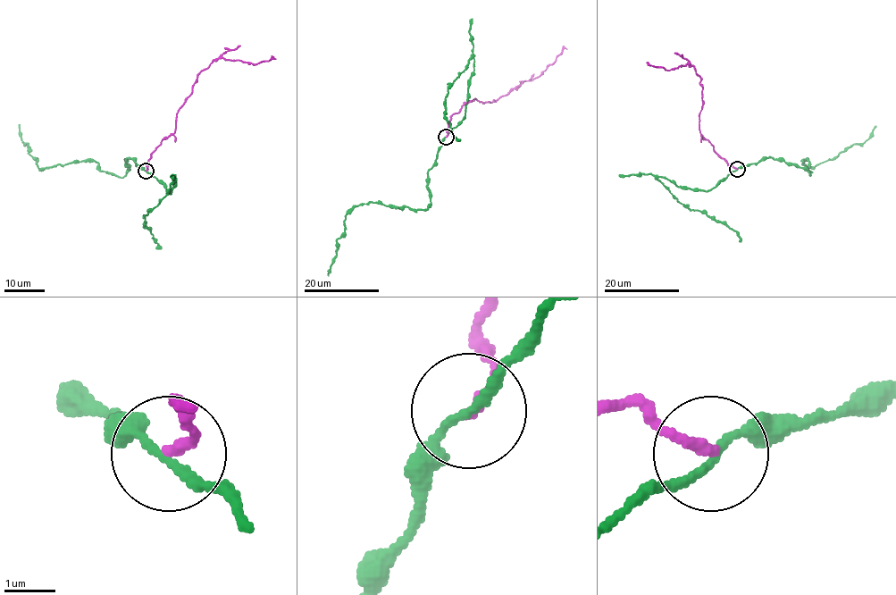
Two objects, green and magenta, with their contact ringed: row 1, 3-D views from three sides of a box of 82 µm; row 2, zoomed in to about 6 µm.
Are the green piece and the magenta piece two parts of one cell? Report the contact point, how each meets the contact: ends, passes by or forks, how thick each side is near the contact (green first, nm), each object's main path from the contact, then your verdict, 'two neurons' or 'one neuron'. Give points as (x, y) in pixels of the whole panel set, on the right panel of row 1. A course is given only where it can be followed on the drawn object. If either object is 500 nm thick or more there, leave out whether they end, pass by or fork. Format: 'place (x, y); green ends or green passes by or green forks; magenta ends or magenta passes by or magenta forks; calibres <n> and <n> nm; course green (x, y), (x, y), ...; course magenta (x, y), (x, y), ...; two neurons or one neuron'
place (737, 169); green passes by; magenta ends; calibres 150 and 200 nm; course green (736, 169), (771, 157), (804, 167), (809, 175), (805, 160), (809, 166), (833, 160), (862, 144), (875, 125); course magenta (736, 169), (717, 154), (699, 131), (703, 100), (700, 78), (695, 69), (686, 63), (665, 70), (646, 62); two neurons

